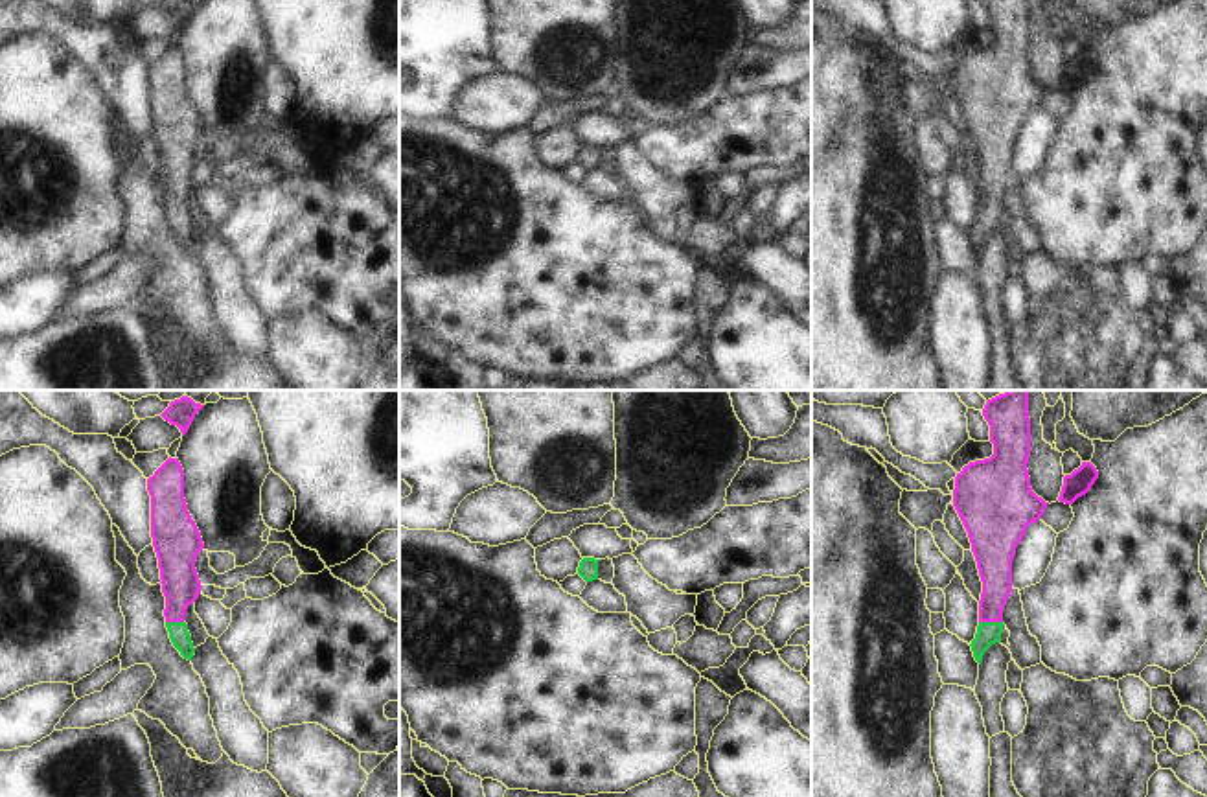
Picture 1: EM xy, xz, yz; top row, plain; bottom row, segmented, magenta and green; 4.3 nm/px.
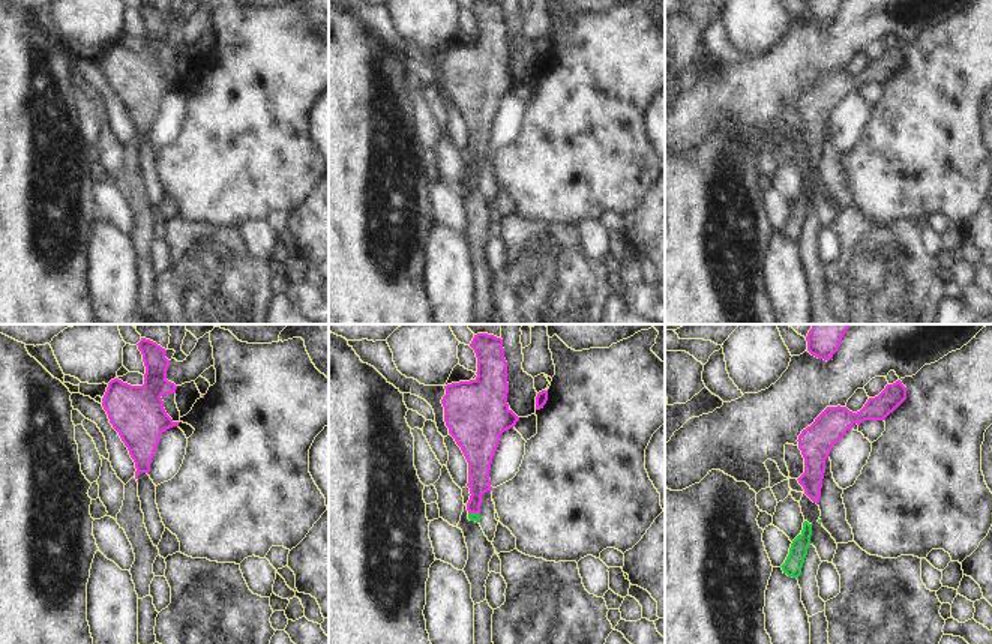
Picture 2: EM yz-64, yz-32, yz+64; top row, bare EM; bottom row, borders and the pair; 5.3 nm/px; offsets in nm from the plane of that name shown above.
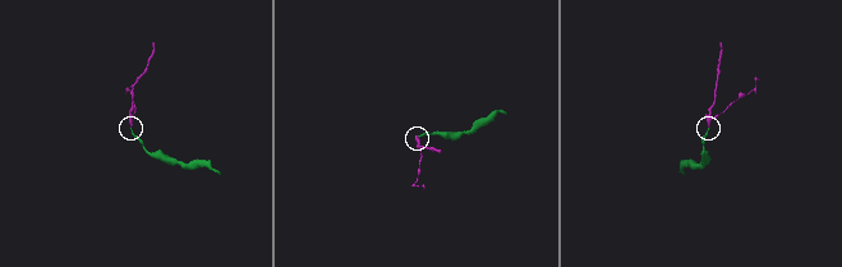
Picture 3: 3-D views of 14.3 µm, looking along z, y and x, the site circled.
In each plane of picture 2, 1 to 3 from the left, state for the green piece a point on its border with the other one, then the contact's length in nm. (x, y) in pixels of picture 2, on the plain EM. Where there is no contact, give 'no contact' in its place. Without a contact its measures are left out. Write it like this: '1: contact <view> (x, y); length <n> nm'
1: no contact
2: contact yz-32 (474, 176); length 60 nm
3: no contact

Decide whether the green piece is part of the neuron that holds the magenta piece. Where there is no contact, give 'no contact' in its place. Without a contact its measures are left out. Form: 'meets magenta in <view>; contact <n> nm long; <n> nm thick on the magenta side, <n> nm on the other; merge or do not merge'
meets magenta in yz; contact 100 nm long; 150 nm thick on the magenta side, 100 nm on the other; merge

